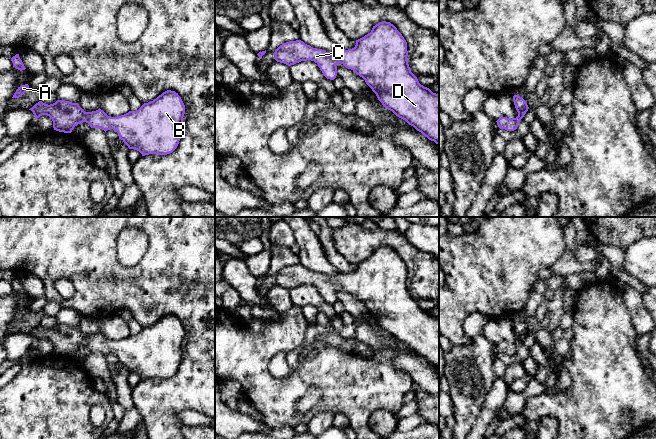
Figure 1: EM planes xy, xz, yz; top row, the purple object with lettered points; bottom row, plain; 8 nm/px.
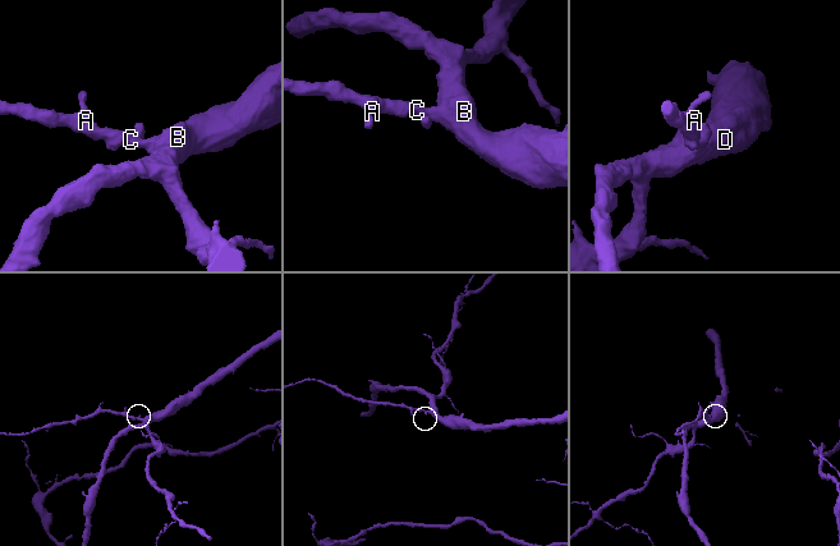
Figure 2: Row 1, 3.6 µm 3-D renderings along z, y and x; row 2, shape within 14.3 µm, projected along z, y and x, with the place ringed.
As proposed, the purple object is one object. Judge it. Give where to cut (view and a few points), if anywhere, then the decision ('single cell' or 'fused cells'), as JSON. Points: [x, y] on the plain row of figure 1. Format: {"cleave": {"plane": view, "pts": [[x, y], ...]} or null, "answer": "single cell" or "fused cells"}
{"cleave": null, "answer": "single cell"}

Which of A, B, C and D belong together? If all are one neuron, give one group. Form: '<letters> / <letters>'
A B C D

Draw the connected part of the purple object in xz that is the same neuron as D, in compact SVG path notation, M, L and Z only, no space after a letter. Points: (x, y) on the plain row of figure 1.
M379 246L373 250L370 257L356 264L354 272L341 273L336 278L313 272L301 264L283 267L274 278L277 286L288 290L301 285L314 285L323 299L330 304L334 304L337 300L336 289L343 288L365 304L385 332L405 344L429 364L439 368L439 318L421 309L411 296L407 284L407 266L390 246Z

